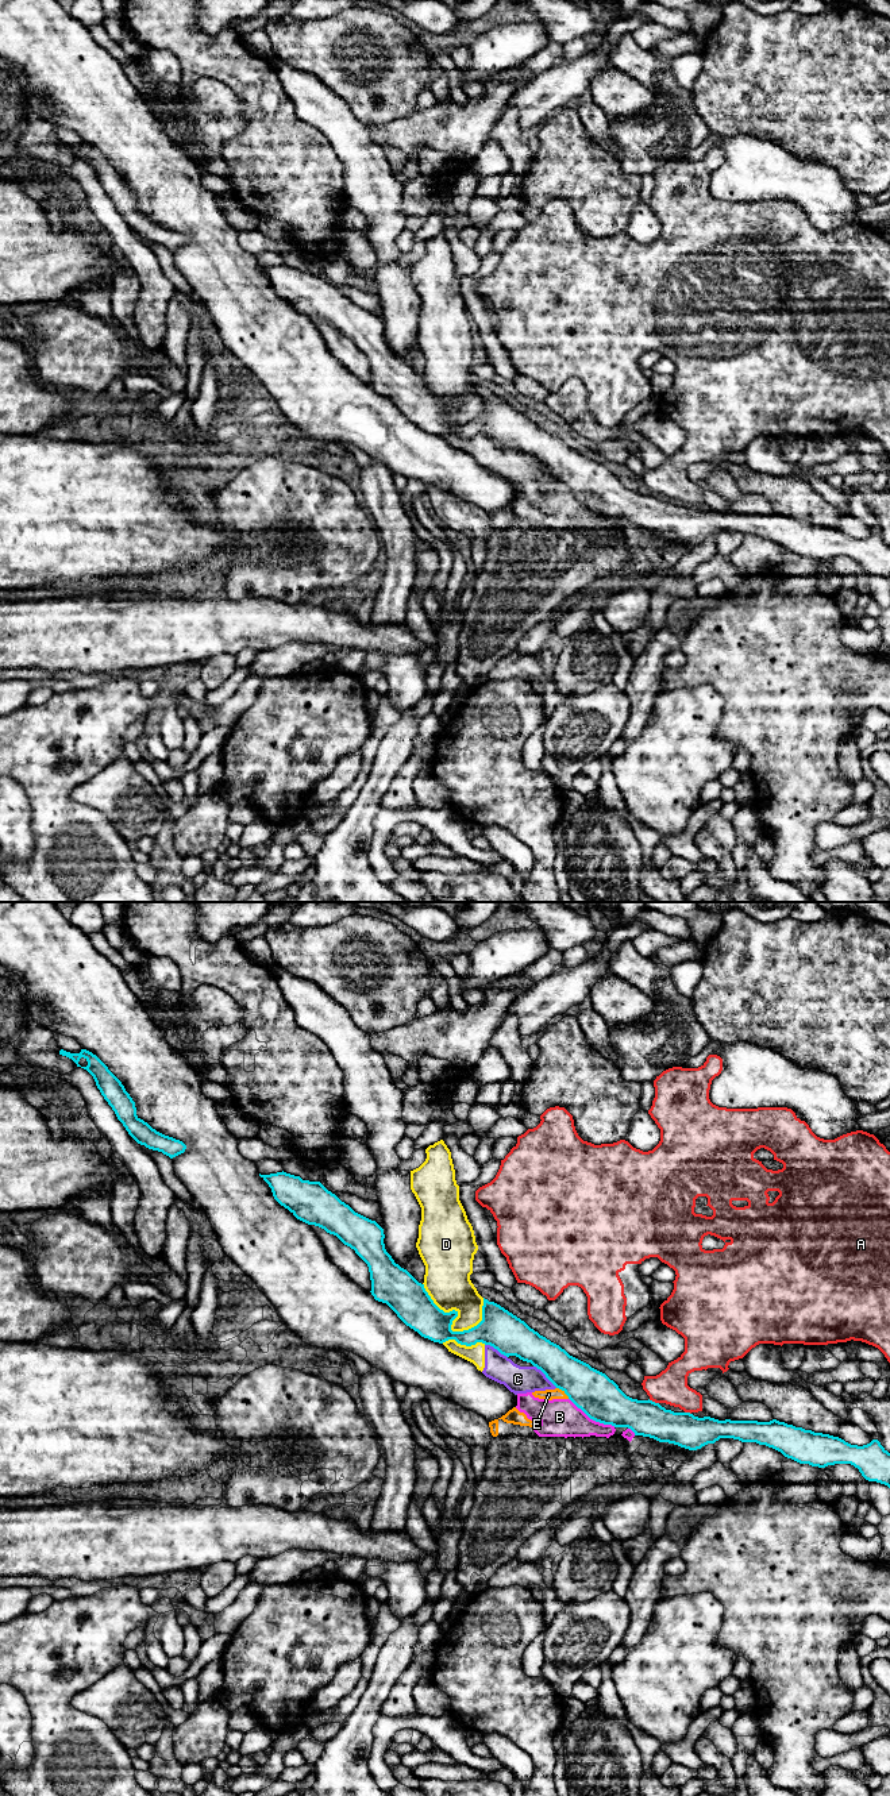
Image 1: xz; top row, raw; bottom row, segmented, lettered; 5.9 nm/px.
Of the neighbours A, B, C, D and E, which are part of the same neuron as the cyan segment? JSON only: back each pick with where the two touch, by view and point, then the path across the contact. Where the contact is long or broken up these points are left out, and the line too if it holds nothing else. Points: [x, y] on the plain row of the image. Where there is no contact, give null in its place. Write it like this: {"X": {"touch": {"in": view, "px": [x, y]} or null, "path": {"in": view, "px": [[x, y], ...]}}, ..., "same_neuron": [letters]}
{"same_neuron": []}

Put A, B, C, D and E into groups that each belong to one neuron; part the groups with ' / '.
A / B C D E

